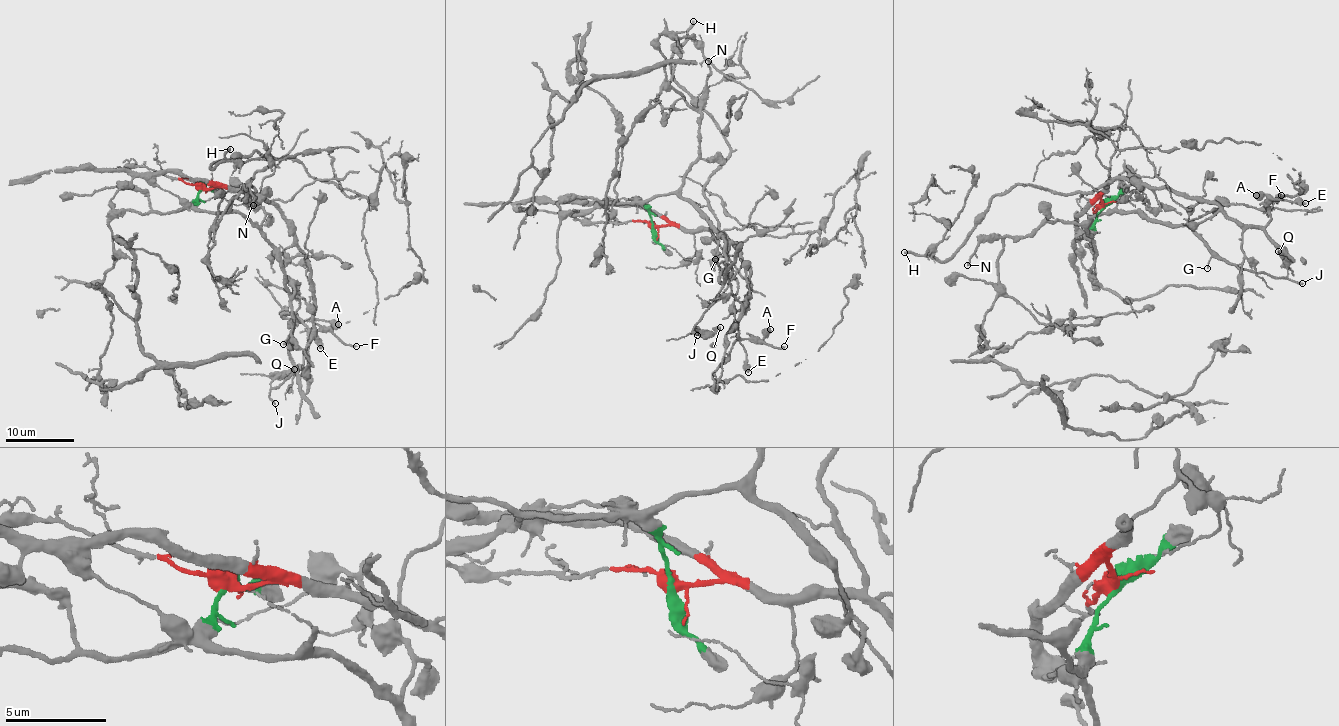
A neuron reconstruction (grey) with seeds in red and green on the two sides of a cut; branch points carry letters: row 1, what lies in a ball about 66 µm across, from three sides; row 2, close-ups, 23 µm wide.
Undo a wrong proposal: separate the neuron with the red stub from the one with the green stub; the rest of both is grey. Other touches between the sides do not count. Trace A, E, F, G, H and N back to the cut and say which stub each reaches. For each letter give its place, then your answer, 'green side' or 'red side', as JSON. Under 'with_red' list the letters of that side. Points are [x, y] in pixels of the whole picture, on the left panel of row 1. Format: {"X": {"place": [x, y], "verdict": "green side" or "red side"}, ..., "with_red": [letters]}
{"A": {"place": [338, 324], "verdict": "red side"}, "E": {"place": [320, 348], "verdict": "red side"}, "F": {"place": [356, 346], "verdict": "red side"}, "G": {"place": [283, 344], "verdict": "green side"}, "H": {"place": [230, 149], "verdict": "red side"}, "N": {"place": [253, 205], "verdict": "green side"}, "with_red": ["A", "E", "F", "H"]}

